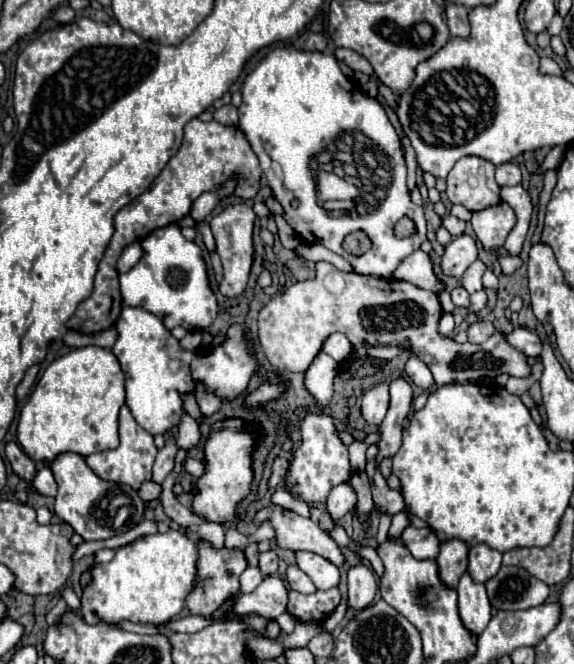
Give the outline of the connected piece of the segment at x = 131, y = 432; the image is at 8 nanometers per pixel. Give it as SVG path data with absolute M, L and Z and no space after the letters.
M126 406L120 408L118 428L120 428L120 446L114 448L114 450L104 450L104 452L96 452L96 454L86 456L86 464L102 480L110 480L110 482L116 482L116 484L128 484L130 488L138 490L144 480L150 480L152 464L154 464L154 458L156 458L158 450L154 446L152 436L146 434L146 430L142 430L136 424L136 420L132 418L132 414L130 414L130 410Z

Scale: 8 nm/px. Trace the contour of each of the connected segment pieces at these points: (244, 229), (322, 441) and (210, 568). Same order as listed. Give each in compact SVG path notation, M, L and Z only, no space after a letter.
M232 204L224 208L220 214L216 214L210 220L214 240L216 240L216 252L220 254L222 268L224 268L224 280L220 284L220 292L224 296L238 296L248 284L248 274L252 266L252 228L254 228L254 212L248 204Z
M326 414L306 416L300 426L300 434L302 434L300 446L294 450L294 458L286 474L286 490L290 490L298 500L306 504L326 502L328 492L334 486L348 482L352 476L352 468L348 460L348 446L338 438L338 428L334 424L334 418Z
M200 542L200 560L198 560L198 582L194 592L188 596L188 610L192 614L210 616L228 596L238 592L238 576L246 568L246 558L240 550L214 550L208 542Z

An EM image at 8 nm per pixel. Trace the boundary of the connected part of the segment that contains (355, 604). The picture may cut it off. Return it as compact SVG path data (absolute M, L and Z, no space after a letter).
M358 564L348 570L348 608L354 610L366 608L374 600L376 590L378 590L376 576L370 568Z

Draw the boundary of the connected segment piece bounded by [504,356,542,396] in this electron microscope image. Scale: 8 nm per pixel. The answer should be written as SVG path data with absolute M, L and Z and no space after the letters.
M538 356L538 362L532 366L532 372L526 378L508 378L504 388L514 396L522 396L534 382L540 380L540 376L542 376L542 362L540 362L540 356Z

